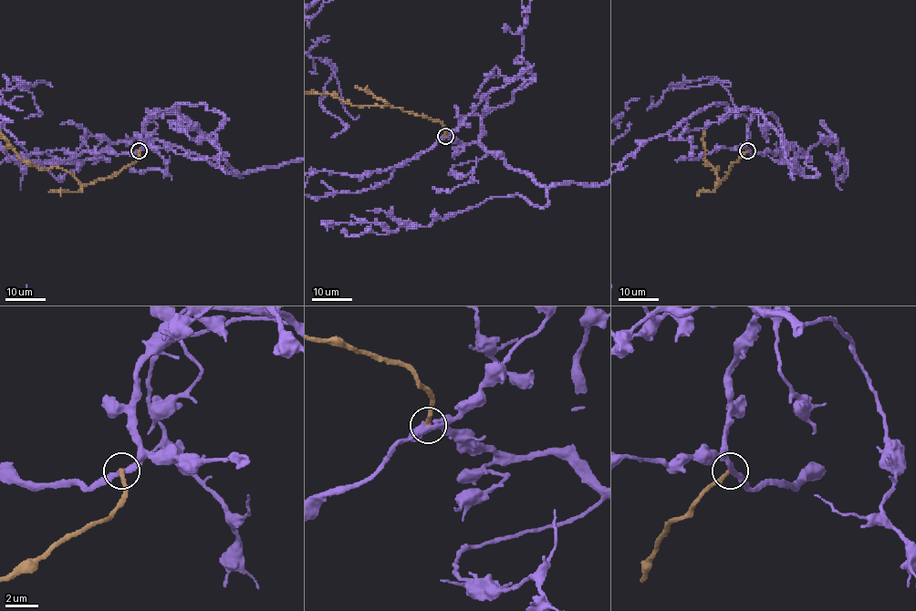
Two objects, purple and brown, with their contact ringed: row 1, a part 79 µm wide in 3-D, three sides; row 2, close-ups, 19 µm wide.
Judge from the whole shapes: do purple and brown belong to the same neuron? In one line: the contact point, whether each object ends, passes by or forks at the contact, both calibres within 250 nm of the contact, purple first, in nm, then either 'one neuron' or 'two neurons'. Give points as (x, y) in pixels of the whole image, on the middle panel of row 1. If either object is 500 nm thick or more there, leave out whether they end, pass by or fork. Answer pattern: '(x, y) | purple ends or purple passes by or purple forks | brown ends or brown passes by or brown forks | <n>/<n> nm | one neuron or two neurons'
(445, 136) | purple passes by | brown ends | 280/240 nm | two neurons

